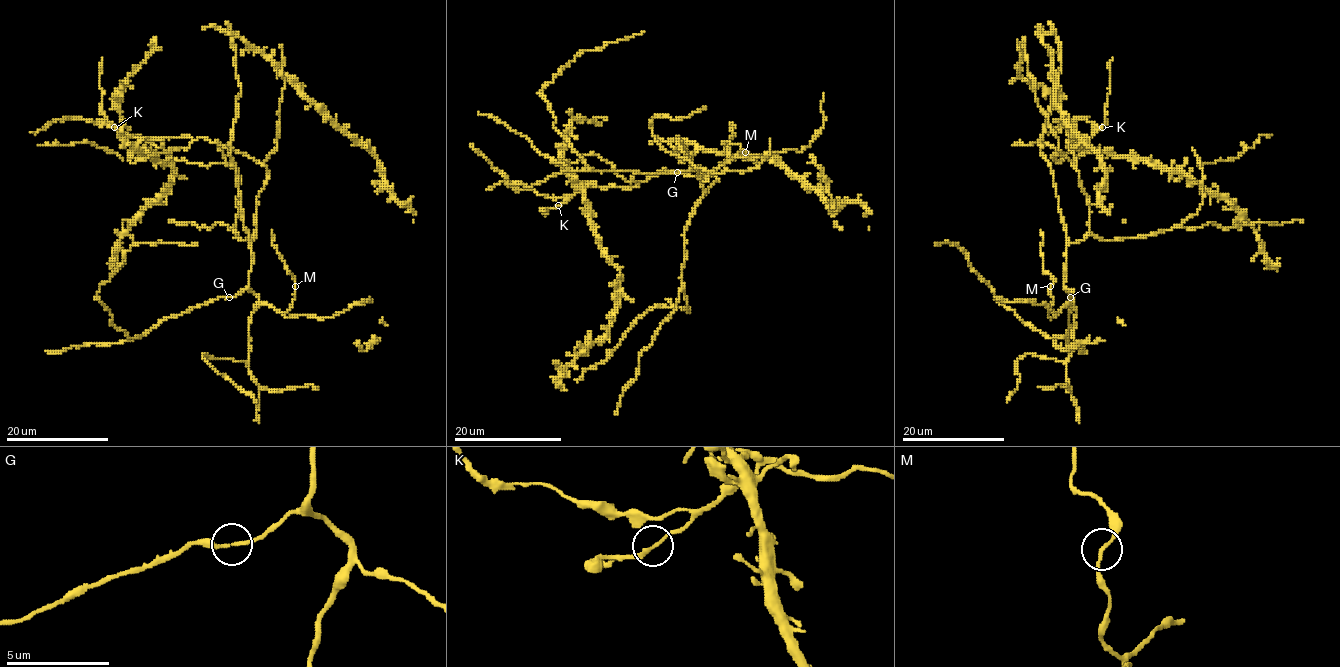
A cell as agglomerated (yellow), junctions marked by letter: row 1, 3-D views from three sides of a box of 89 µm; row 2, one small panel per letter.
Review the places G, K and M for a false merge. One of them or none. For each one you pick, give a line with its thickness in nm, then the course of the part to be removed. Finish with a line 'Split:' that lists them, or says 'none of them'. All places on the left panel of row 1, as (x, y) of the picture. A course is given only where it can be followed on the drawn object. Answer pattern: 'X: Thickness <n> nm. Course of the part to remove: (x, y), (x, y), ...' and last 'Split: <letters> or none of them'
Split: none of them

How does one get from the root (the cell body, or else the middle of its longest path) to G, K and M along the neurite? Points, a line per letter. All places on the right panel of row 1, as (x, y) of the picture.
G: (1065, 233), (1064, 286), (1071, 297)
K: (1065, 233), (1071, 243), (1081, 241), (1090, 219), (1089, 197), (1069, 143), (1090, 138), (1101, 128)
M: (1065, 233), (1064, 285), (1072, 291), (1073, 300), (1055, 313), (1050, 308), (1053, 300), (1050, 286)

